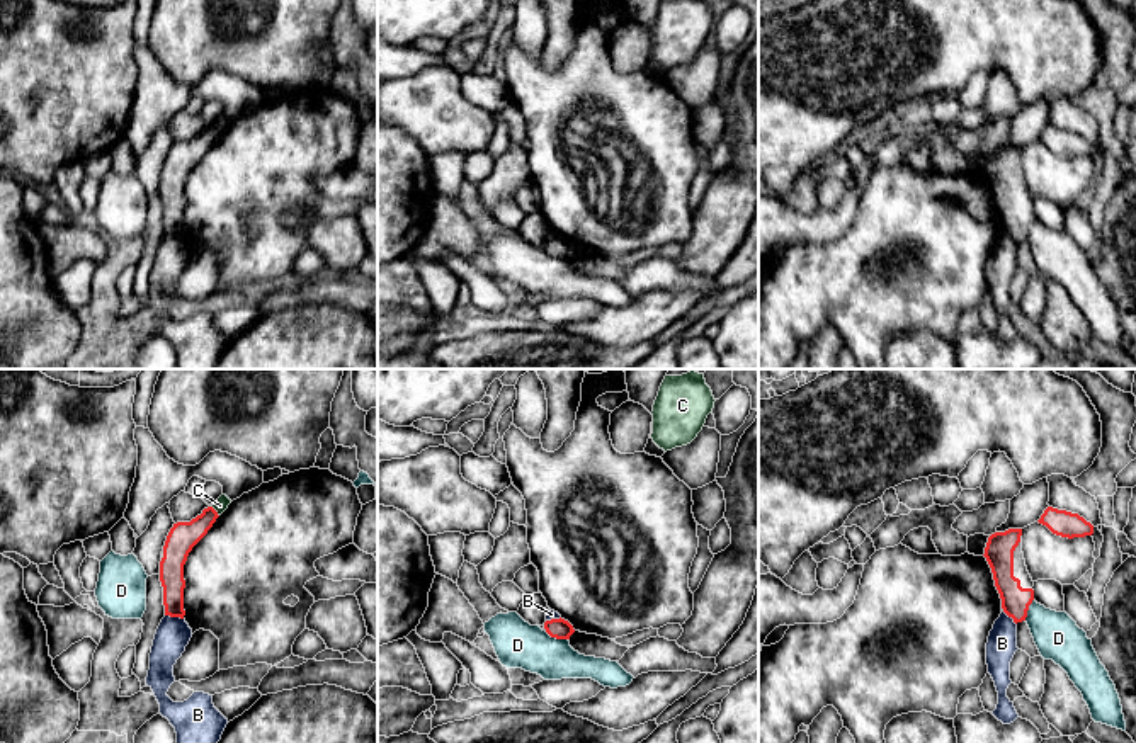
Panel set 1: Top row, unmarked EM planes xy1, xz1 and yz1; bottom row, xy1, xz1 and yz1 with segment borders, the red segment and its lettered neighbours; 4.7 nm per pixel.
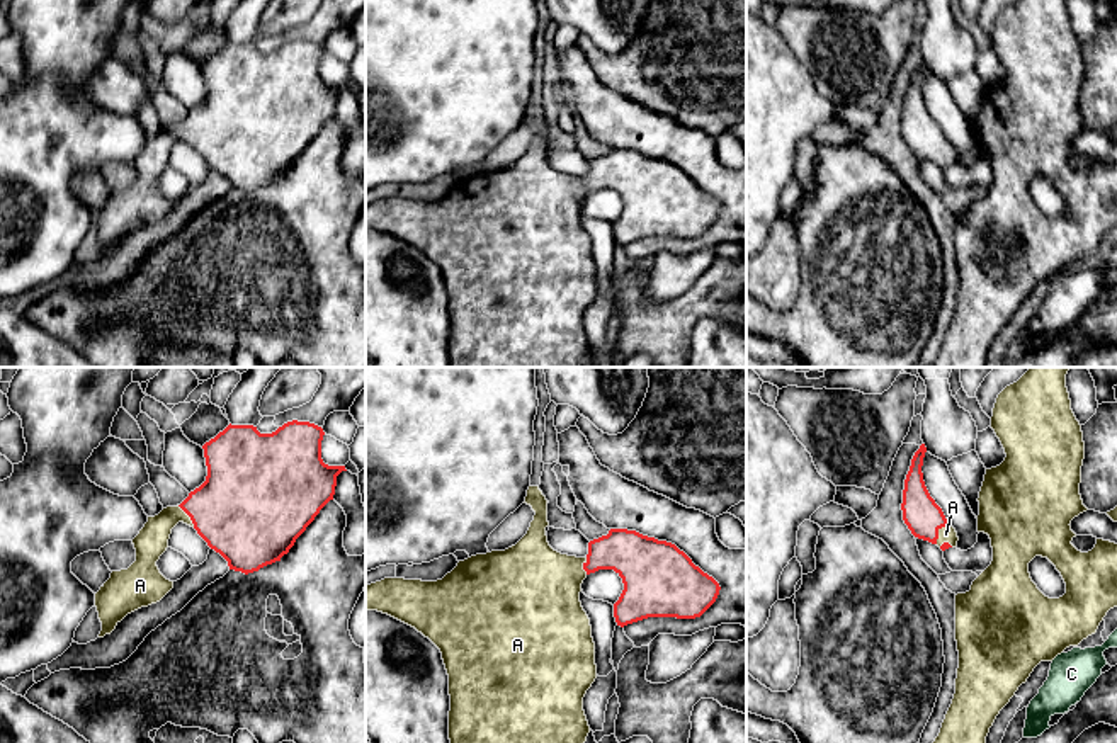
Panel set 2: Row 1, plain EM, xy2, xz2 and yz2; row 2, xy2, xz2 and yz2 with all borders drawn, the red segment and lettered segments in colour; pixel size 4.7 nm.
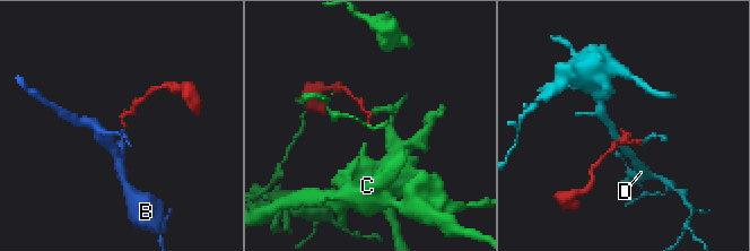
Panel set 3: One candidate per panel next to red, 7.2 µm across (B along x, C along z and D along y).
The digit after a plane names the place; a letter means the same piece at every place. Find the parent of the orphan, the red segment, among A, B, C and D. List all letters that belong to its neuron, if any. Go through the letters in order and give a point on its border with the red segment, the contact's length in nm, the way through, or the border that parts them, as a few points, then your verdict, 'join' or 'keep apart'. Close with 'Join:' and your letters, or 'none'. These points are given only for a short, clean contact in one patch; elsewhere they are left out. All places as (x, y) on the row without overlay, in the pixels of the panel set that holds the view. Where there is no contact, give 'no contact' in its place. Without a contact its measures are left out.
A: contact yz2 (937, 152); length 120 nm; way yz2 (924, 136), (937, 152), (946, 153); join
B: contact xy1 (174, 235); length 90 nm; border xy1 (165, 233), (182, 238); keep apart
C: contact xy1 (215, 130); length 70 nm; border xy1 (210, 124), (218, 135); keep apart
D: contact xz1 (556, 257); length 120 nm; border xz1 (545, 250), (567, 259); keep apart
Join: A

